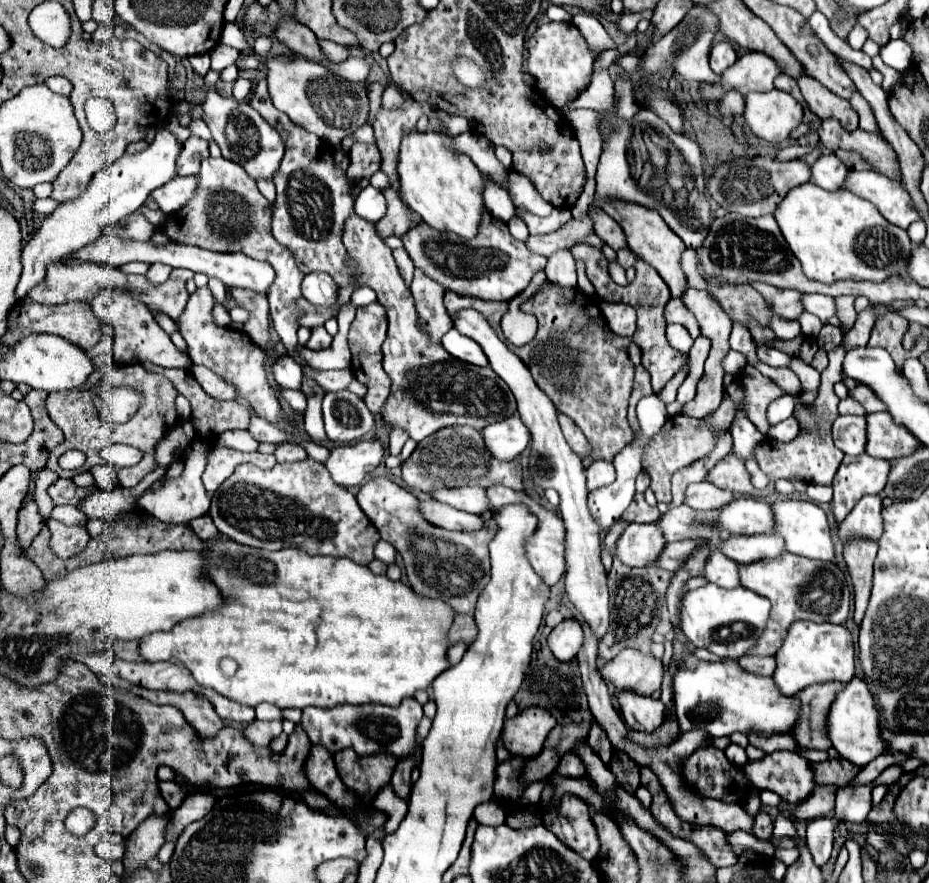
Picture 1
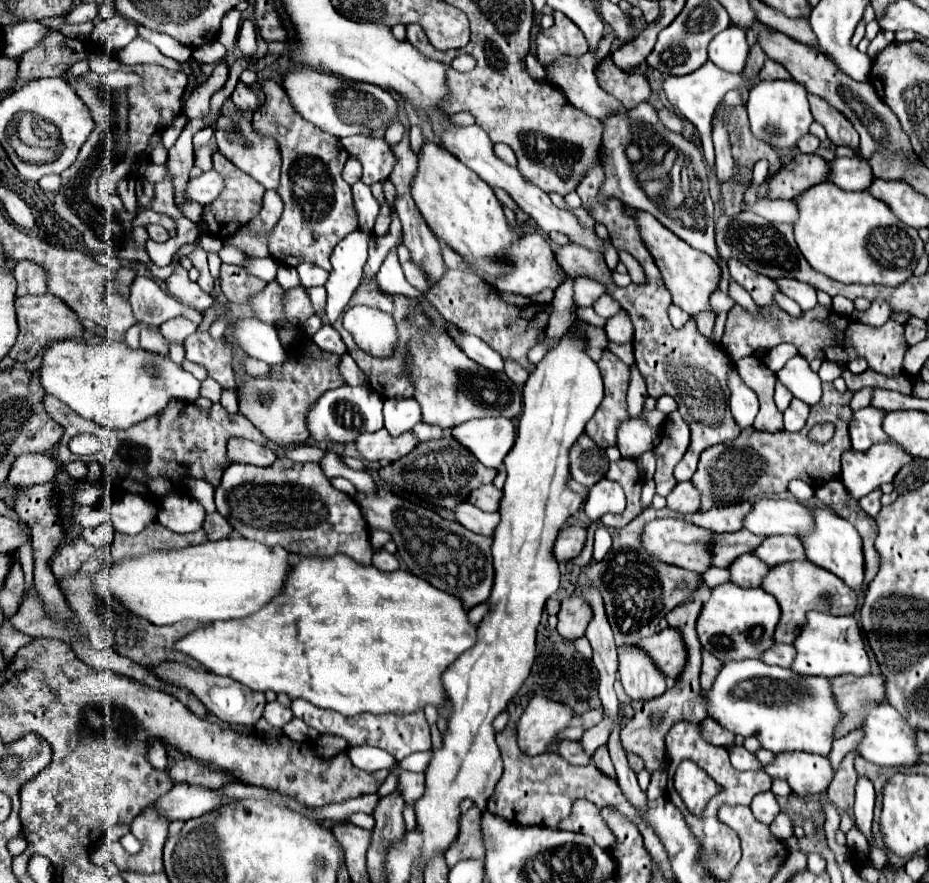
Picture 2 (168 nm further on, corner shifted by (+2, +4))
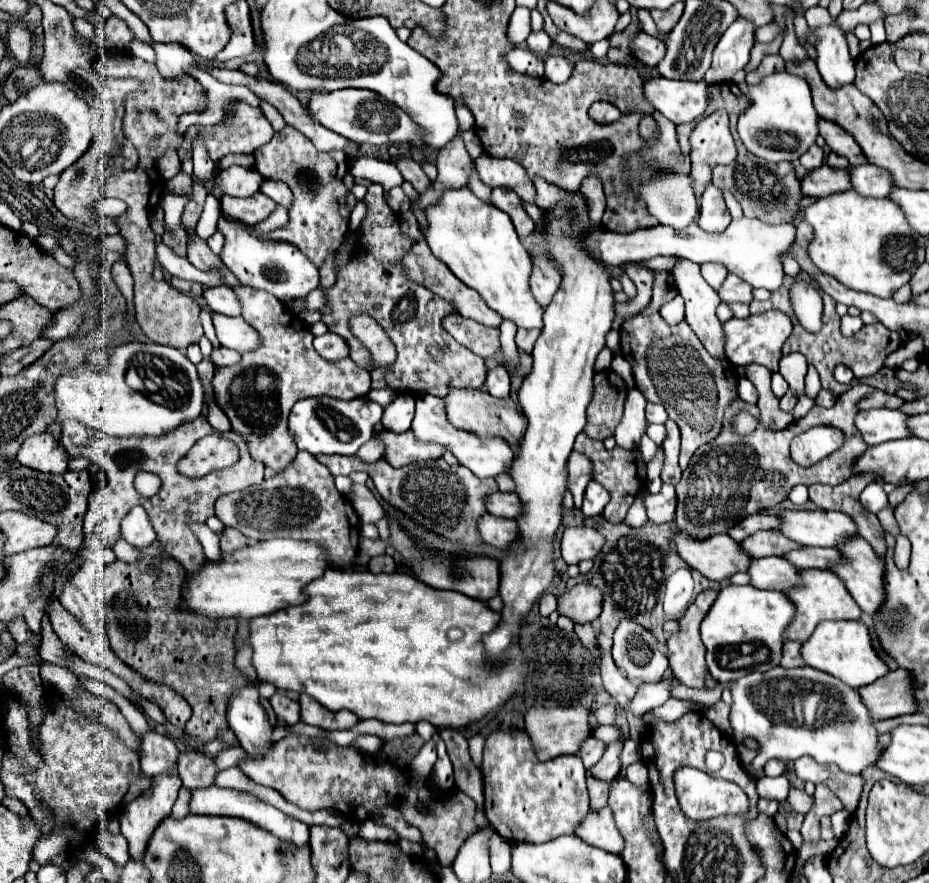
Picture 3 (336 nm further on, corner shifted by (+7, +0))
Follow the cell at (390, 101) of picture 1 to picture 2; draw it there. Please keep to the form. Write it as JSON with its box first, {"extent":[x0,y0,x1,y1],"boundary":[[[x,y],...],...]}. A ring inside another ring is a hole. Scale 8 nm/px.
{"extent":[384,122,404,145],"boundary":[[[392,122],[385,132],[384,139],[389,145],[395,145],[401,141],[404,131],[401,122]]]}

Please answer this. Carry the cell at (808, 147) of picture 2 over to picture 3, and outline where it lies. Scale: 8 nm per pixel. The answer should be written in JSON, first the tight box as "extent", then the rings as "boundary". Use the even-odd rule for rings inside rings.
{"extent":[801,145,823,171],"boundary":[[[811,145],[811,149],[801,157],[801,165],[807,169],[807,171],[813,171],[817,167],[823,165],[823,149],[819,145]]]}

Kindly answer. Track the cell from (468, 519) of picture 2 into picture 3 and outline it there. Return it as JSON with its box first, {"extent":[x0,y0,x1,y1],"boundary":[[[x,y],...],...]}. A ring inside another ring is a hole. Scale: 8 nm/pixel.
{"extent":[479,515,519,549],"boundary":[[[483,515],[479,519],[479,531],[485,543],[497,549],[511,549],[515,541],[519,541],[519,527],[515,519],[503,519],[495,515]]]}

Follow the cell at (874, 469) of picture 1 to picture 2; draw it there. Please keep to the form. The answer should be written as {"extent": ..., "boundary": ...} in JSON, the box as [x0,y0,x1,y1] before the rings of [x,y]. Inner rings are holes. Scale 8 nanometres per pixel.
{"extent":[840,443,912,499],"boundary":[[[896,443],[872,445],[868,451],[848,449],[842,453],[840,479],[850,497],[860,499],[884,483],[892,483],[894,475],[912,461],[912,457]]]}

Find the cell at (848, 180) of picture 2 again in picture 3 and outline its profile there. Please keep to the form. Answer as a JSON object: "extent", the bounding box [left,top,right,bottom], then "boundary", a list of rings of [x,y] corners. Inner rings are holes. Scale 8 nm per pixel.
{"extent":[849,163,895,197],"boundary":[[[869,163],[859,167],[849,167],[849,173],[853,189],[863,197],[889,197],[891,189],[895,187],[891,173]]]}

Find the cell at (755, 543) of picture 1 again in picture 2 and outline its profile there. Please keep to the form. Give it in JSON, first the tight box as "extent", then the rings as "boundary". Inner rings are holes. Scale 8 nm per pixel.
{"extent":[752,535,804,567],"boundary":[[[772,535],[772,537],[766,537],[752,551],[752,555],[760,557],[766,565],[774,567],[774,565],[786,563],[786,561],[804,559],[804,549],[796,535]]]}

